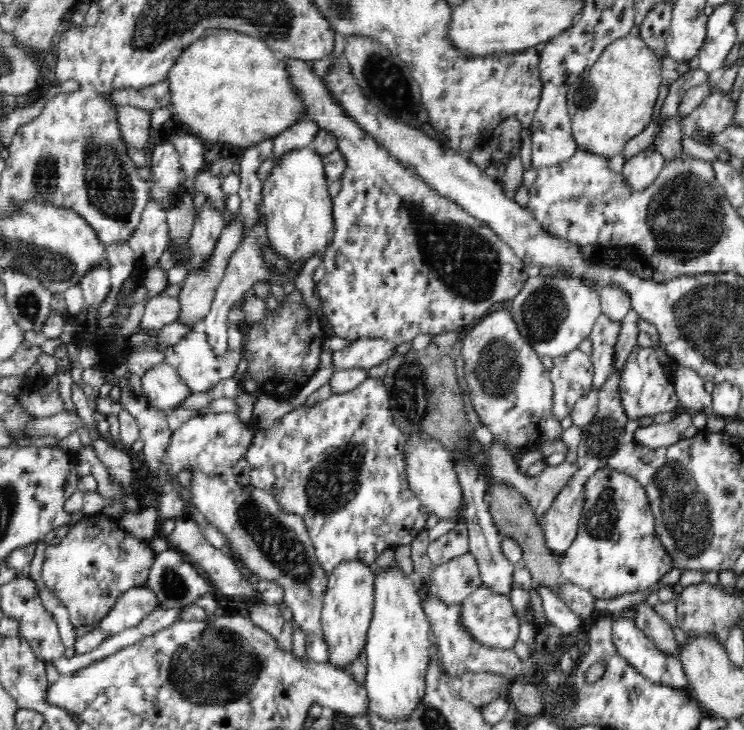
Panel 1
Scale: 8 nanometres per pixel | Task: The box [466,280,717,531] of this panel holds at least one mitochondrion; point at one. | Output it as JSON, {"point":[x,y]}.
{"point":[544,312]}

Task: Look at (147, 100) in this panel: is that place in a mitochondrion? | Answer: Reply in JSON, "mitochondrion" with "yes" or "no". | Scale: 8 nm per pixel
{"mitochondrion":"no"}

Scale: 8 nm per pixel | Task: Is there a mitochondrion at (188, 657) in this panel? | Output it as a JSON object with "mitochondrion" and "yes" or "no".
{"mitochondrion":"yes"}

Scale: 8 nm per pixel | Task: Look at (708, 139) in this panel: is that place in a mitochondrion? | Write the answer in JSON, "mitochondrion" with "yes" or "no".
{"mitochondrion":"no"}

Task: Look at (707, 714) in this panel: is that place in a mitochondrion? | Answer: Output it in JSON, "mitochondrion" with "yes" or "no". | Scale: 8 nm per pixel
{"mitochondrion":"no"}

